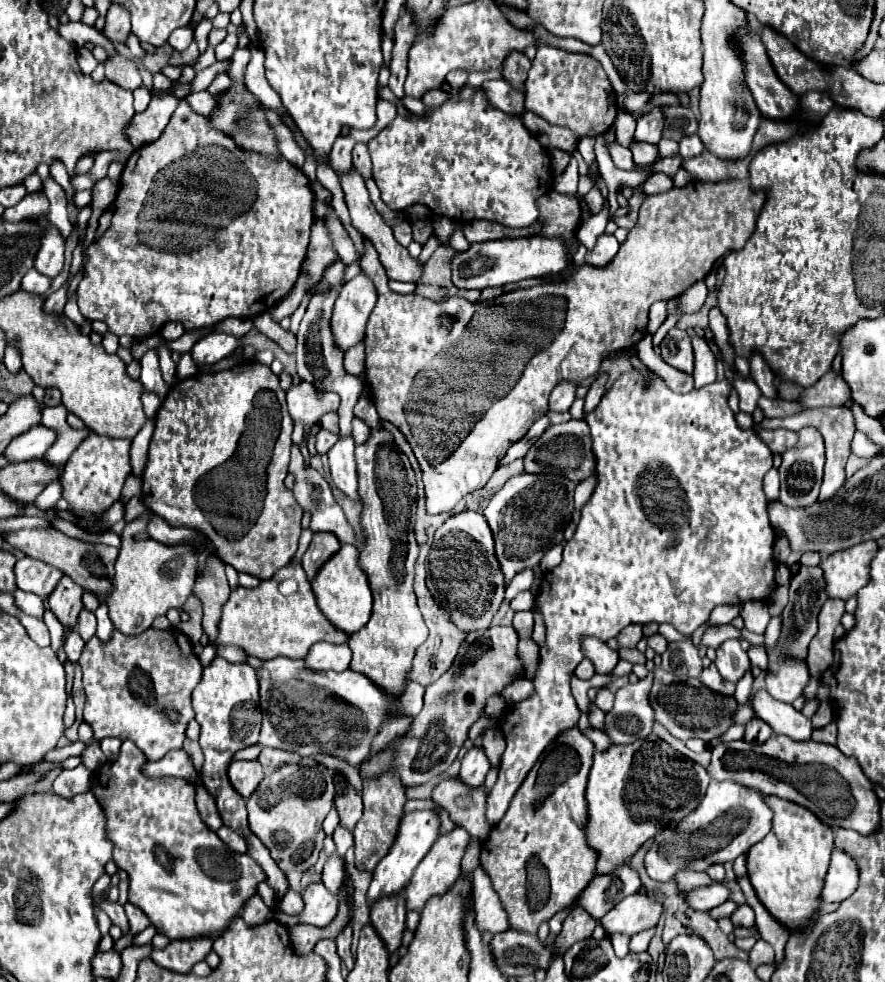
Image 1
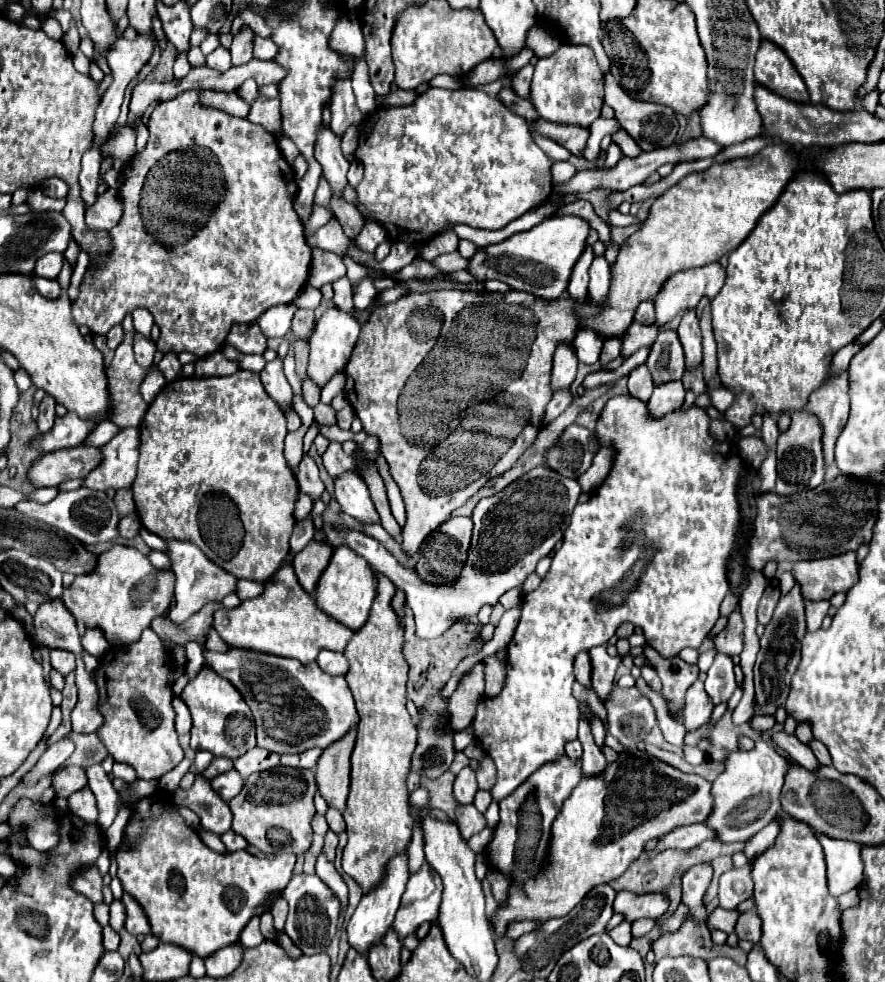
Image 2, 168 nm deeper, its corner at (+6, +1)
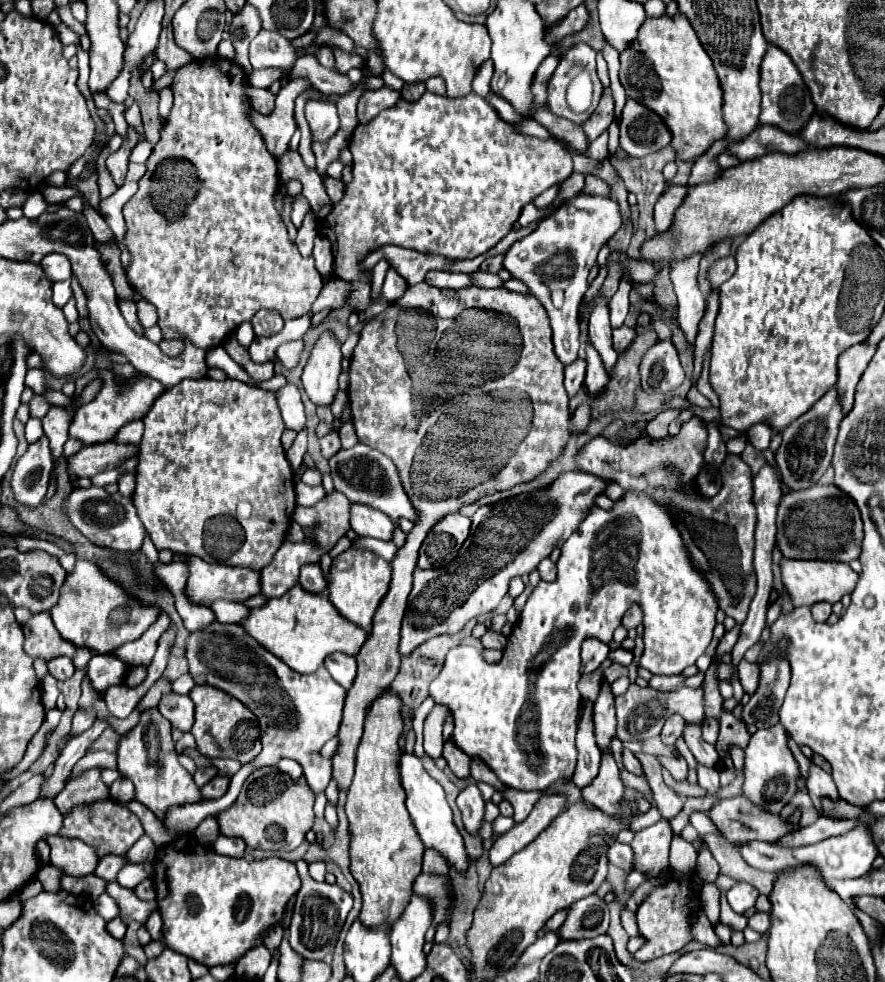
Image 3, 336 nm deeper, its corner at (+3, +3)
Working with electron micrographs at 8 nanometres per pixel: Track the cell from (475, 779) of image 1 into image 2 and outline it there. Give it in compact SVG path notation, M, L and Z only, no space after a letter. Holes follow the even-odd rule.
M467 766L463 768L457 778L455 778L455 786L453 786L453 796L457 800L457 804L471 804L475 794L477 794L477 780L475 780L475 772Z

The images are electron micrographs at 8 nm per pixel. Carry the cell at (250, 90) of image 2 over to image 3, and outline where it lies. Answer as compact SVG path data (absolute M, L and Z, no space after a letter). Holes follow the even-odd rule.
M260 30L250 42L250 64L258 68L290 68L294 64L294 46L290 40L282 38L278 32Z

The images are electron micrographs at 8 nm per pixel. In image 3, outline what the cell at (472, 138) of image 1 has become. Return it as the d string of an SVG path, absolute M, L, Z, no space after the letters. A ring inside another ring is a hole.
M424 92L420 100L416 102L406 102L406 100L398 100L392 108L382 110L376 118L372 118L368 124L358 124L358 128L352 134L350 140L350 152L354 156L354 166L352 166L352 182L346 184L344 190L344 198L342 202L334 204L332 212L326 216L326 220L322 220L324 224L324 232L322 236L330 238L332 242L332 252L334 252L334 268L336 268L336 276L342 280L348 280L352 284L352 294L350 294L350 304L356 312L366 310L368 302L370 302L370 284L364 276L364 270L360 268L360 262L366 258L366 254L370 254L372 250L384 246L384 244L396 244L402 248L410 248L410 250L418 250L424 254L442 254L448 256L450 260L460 260L460 258L474 258L484 254L486 250L490 250L492 246L496 246L510 230L512 224L518 220L522 208L530 202L534 202L536 196L540 196L544 190L548 190L550 186L564 182L570 174L572 174L572 158L570 154L556 142L556 140L538 140L532 136L524 136L520 134L514 124L504 122L498 112L490 106L490 102L486 98L480 98L476 94L468 94L462 98L448 98L448 96L440 96L440 94L432 94L432 92Z

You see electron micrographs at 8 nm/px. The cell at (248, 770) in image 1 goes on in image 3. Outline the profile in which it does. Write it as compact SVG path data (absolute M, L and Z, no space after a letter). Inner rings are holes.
M216 776L216 778L212 778L206 786L200 788L202 798L204 800L214 800L214 798L224 796L224 792L228 790L228 784L230 784L230 776Z

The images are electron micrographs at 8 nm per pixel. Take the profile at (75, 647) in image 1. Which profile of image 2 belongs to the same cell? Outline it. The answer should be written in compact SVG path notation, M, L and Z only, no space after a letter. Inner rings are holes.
M55 650L55 652L49 652L49 656L51 656L51 666L59 674L67 676L69 672L75 670L75 656L71 656L71 652L59 652L59 650Z

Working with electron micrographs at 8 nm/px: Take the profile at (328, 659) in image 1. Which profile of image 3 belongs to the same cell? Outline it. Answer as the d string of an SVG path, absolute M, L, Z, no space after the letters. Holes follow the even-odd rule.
M334 652L326 658L324 666L328 668L328 672L332 674L332 678L344 686L346 690L352 686L352 680L356 676L356 658L342 654L342 652Z

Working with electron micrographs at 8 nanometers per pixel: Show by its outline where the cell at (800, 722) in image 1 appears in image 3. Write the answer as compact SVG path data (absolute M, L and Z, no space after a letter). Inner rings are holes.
M810 762L810 770L808 770L808 780L806 780L806 788L810 792L812 804L814 808L822 814L822 806L820 806L820 798L822 796L830 796L830 798L838 798L836 792L836 784L832 780L832 776L828 772L824 772L820 766L816 766L814 762Z

